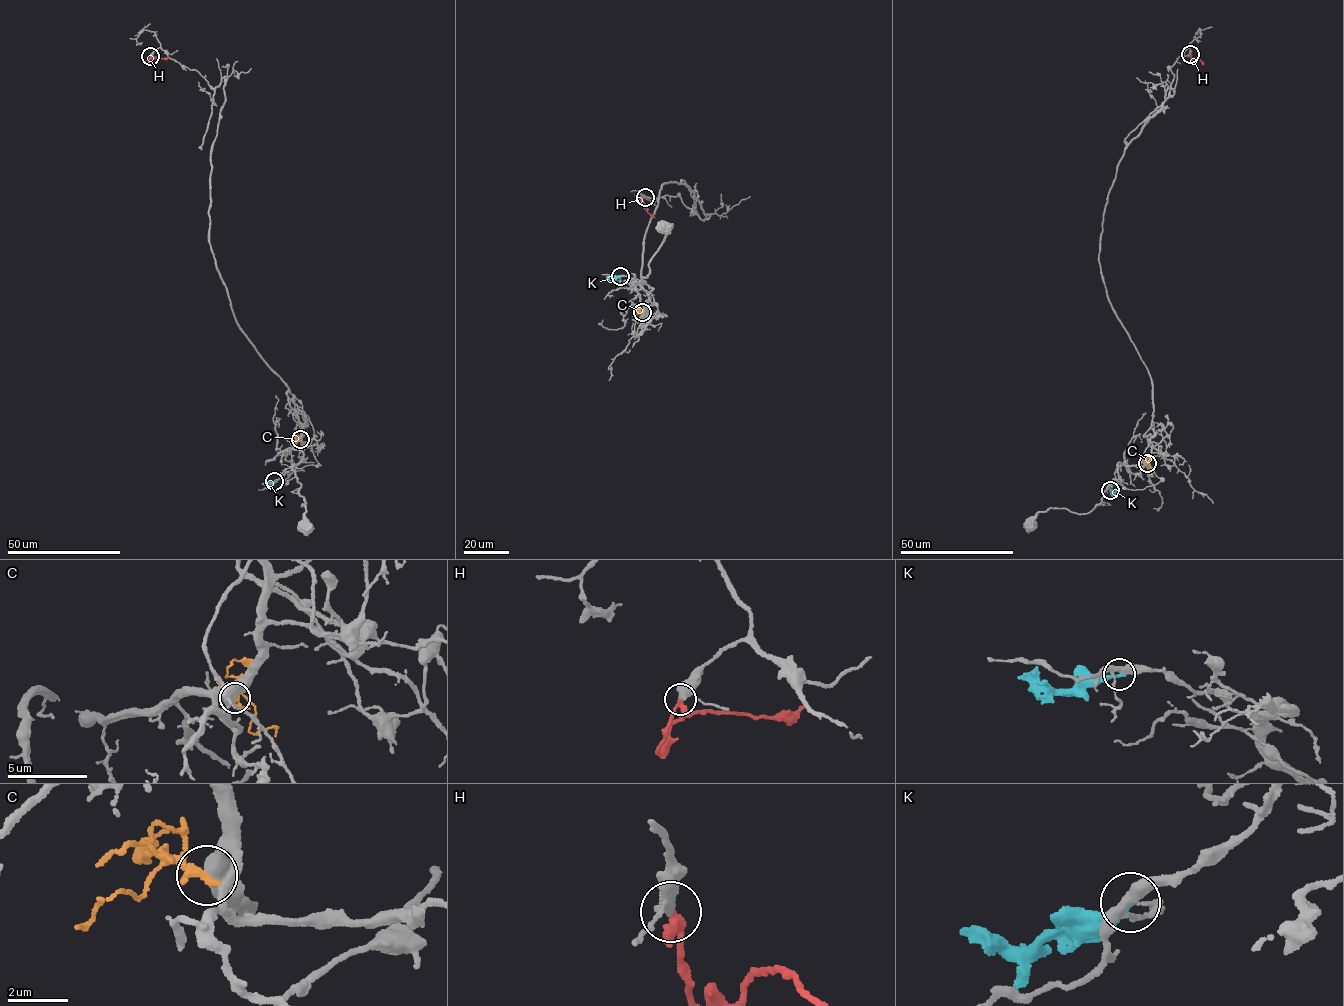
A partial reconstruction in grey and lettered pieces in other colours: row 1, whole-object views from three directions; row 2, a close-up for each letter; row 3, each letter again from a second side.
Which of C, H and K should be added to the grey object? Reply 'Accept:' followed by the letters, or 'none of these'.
Accept: H

